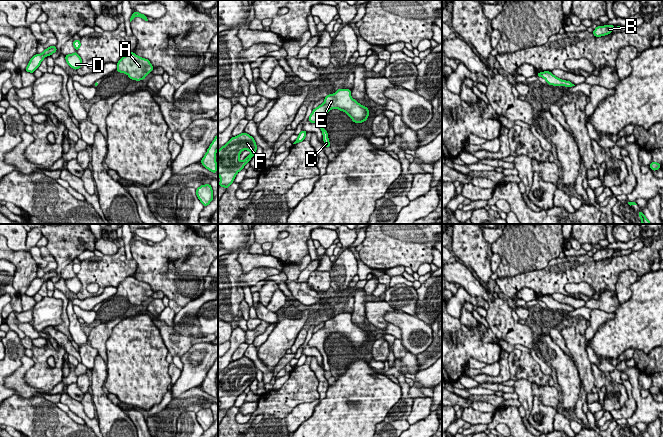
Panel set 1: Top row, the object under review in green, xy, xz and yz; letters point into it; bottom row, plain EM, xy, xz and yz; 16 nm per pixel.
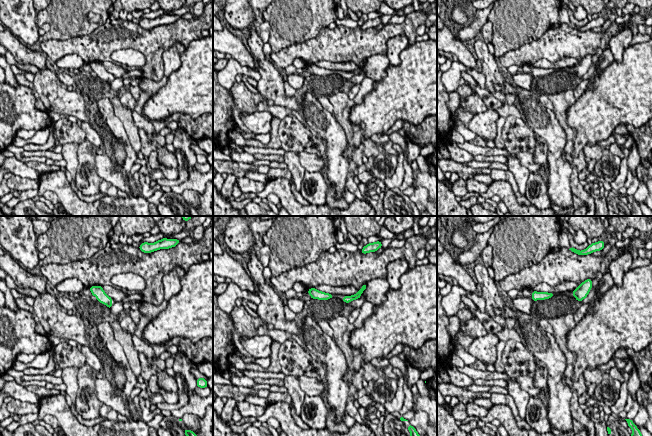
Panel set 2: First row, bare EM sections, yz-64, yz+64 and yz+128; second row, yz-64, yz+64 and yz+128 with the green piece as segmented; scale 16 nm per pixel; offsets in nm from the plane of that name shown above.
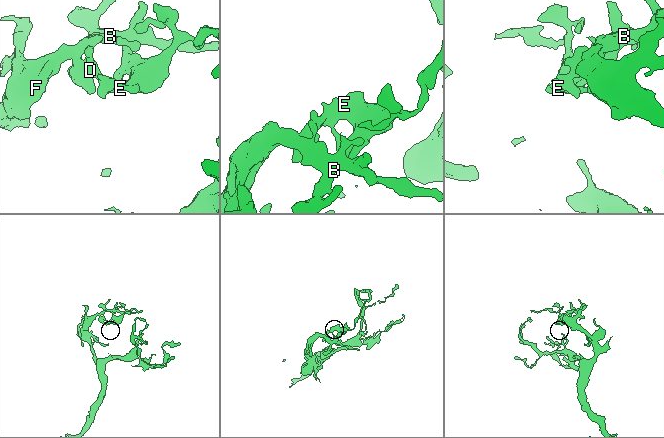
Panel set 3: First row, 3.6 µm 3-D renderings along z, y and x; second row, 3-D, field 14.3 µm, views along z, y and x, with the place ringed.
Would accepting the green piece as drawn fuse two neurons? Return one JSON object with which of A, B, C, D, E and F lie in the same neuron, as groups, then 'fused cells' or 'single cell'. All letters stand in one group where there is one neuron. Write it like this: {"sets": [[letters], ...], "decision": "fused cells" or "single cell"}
{"sets": [["A", "B", "C", "D", "E", "F"]], "decision": "single cell"}

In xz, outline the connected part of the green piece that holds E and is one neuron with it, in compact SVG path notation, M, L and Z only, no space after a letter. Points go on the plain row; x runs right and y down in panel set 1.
M337 313L334 318L325 321L324 327L312 334L308 345L317 347L323 358L324 370L330 372L328 356L321 349L324 341L331 333L344 335L354 347L362 347L369 340L369 333L351 321L351 313Z

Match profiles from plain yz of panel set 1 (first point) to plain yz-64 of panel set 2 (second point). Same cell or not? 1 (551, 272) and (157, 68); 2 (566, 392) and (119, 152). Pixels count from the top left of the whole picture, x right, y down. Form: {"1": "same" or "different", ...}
{"1": "same", "2": "same"}

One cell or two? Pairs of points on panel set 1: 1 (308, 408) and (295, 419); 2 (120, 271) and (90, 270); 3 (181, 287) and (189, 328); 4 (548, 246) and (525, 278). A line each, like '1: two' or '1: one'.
1: one
2: one
3: two
4: two

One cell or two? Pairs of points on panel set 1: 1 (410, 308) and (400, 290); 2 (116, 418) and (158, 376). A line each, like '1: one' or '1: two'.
1: one
2: two

